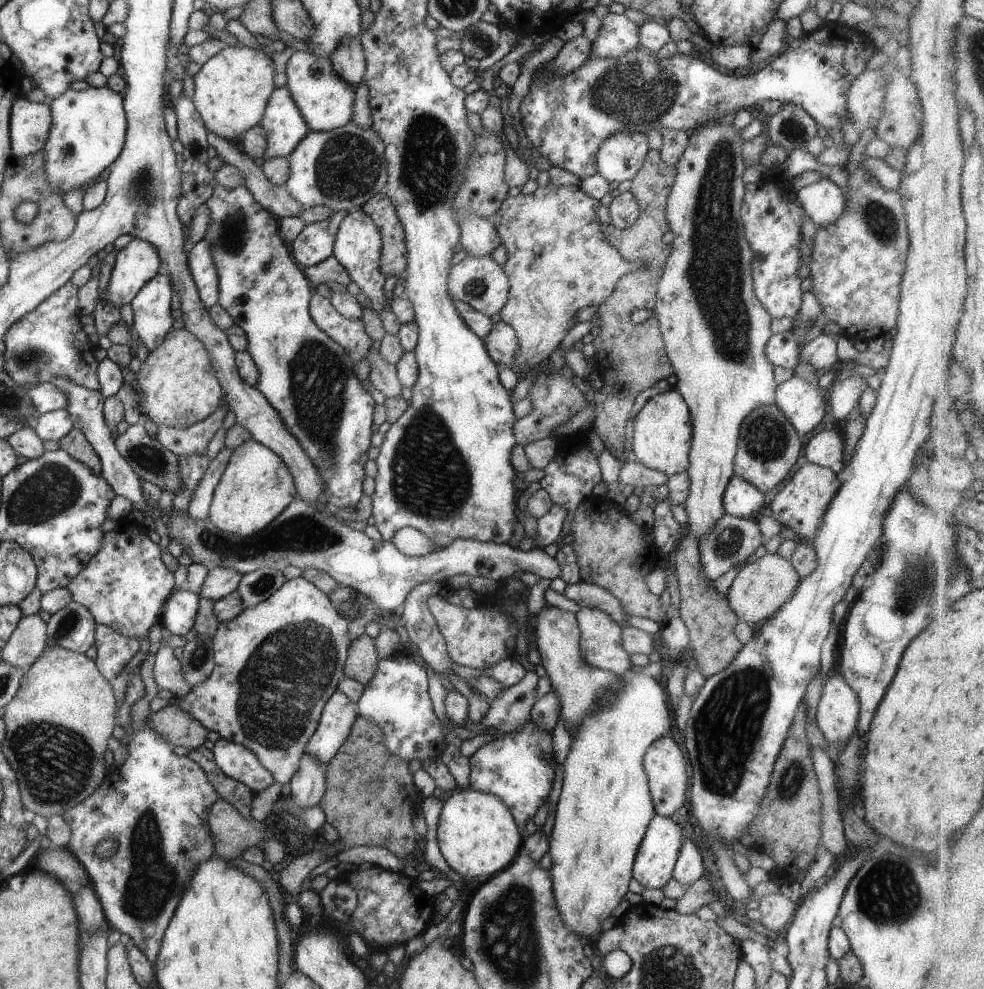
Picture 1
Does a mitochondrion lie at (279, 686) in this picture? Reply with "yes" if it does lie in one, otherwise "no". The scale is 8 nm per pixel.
yes

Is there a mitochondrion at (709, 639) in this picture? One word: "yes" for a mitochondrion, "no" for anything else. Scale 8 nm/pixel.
no

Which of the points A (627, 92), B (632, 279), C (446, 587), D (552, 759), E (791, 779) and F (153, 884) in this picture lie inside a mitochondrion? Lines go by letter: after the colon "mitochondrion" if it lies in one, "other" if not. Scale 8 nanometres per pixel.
A: mitochondrion
B: other
C: other
D: other
E: mitochondrion
F: mitochondrion

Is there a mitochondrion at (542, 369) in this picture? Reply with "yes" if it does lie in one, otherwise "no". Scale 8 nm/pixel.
no

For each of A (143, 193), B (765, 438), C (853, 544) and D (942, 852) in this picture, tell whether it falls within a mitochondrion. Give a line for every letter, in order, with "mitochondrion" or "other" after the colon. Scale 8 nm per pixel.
A: mitochondrion
B: mitochondrion
C: other
D: other

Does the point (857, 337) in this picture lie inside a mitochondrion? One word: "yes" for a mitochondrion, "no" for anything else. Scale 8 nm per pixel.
no

